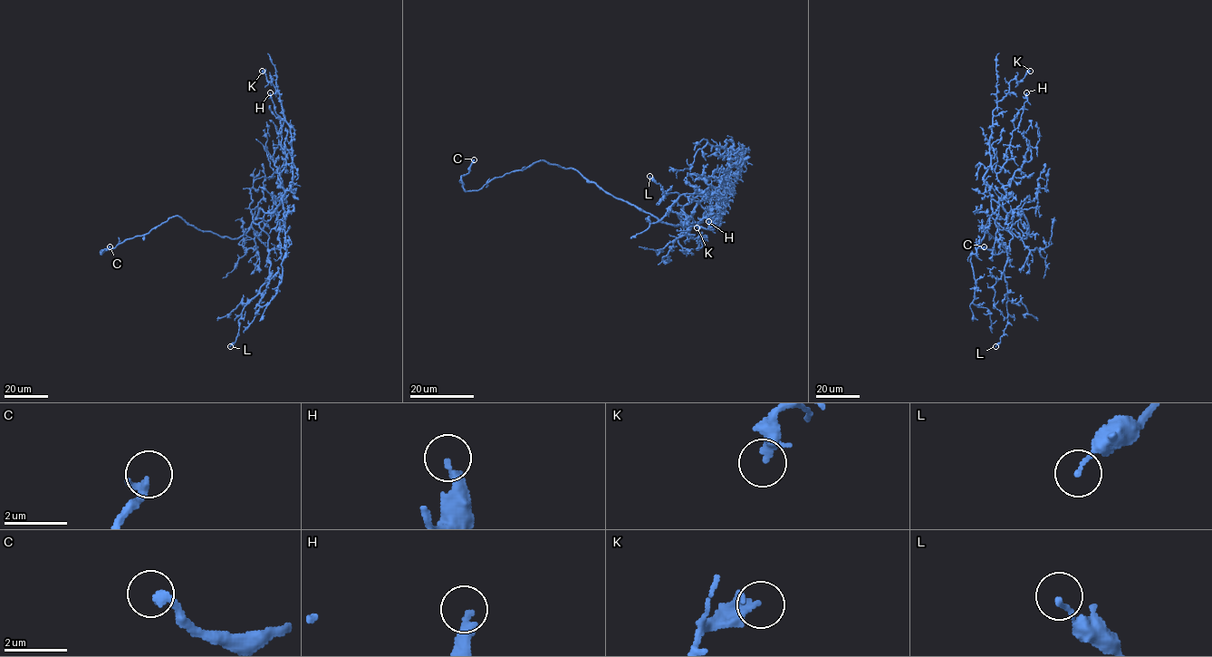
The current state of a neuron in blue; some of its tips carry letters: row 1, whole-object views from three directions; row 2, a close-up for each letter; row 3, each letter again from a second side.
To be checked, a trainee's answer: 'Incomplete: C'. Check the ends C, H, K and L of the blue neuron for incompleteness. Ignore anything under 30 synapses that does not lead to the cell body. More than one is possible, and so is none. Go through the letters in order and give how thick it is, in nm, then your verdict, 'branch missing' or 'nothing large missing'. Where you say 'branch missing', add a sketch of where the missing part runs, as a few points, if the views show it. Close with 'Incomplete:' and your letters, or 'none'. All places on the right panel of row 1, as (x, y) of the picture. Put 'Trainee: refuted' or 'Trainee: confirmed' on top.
Trainee: confirmed
C: 280 nm thick; branch missing; missing branch runs (984, 246), (958, 282), (953, 300)
H: 320 nm thick; nothing large missing
K: 220 nm thick; nothing large missing
L: 140 nm thick; nothing large missing
Incomplete: C

